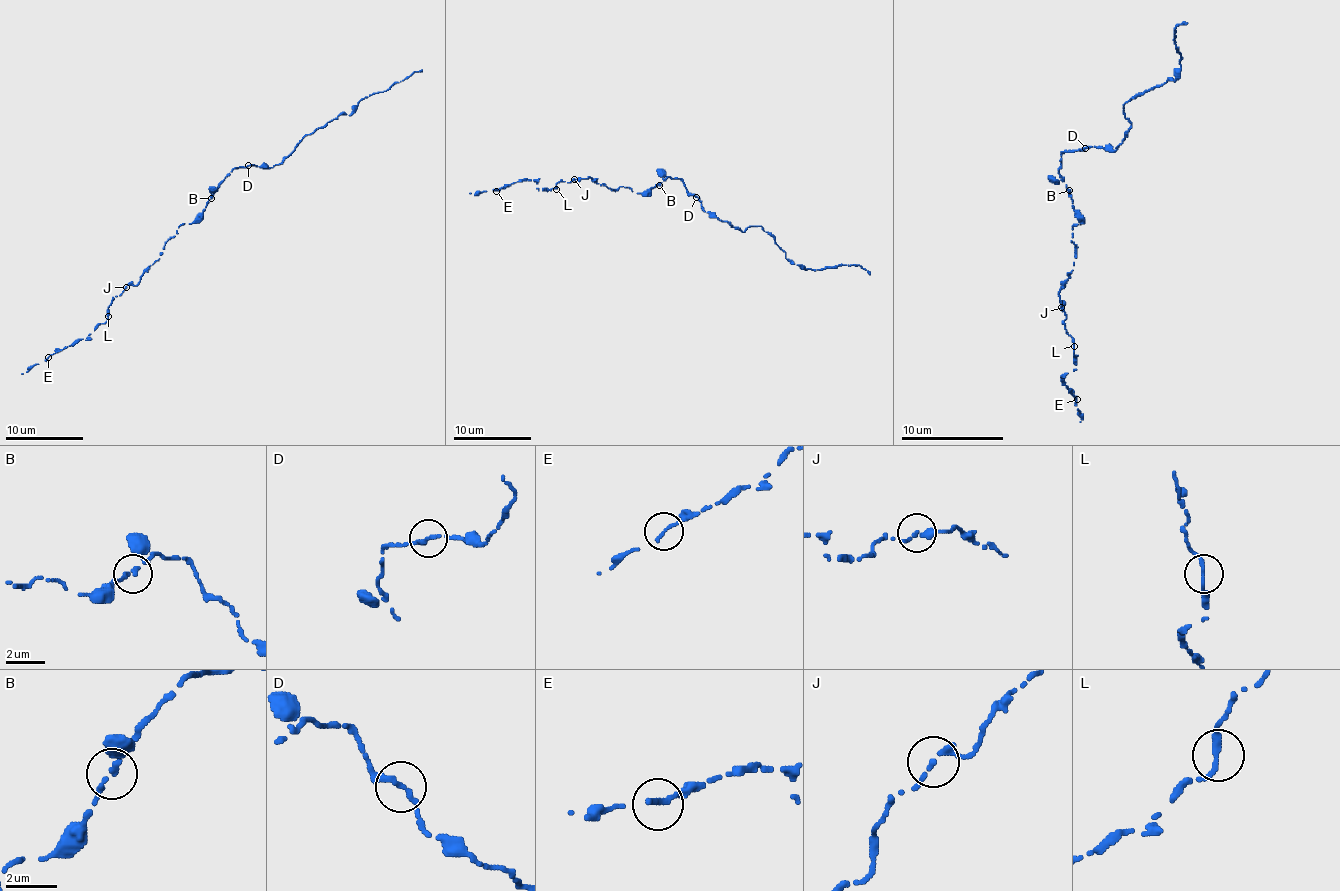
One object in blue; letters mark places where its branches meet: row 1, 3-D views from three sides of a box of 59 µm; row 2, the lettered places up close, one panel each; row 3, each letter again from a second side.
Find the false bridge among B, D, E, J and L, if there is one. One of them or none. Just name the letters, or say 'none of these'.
none of these

